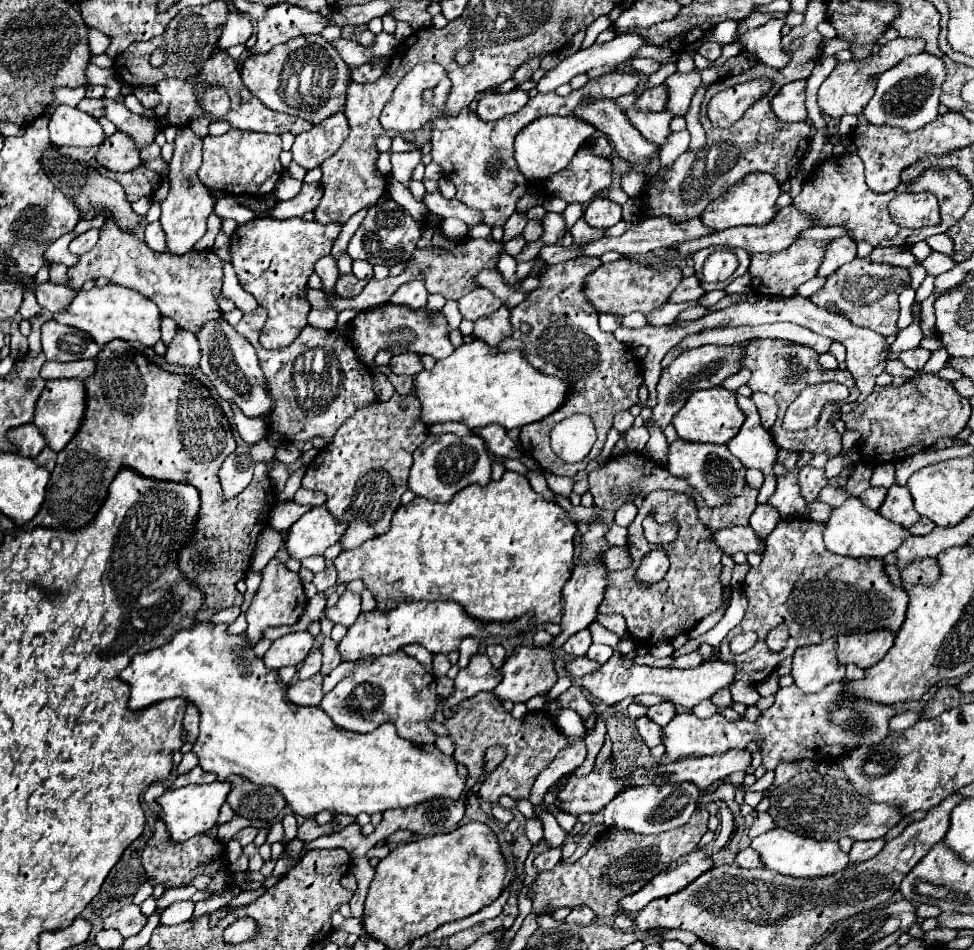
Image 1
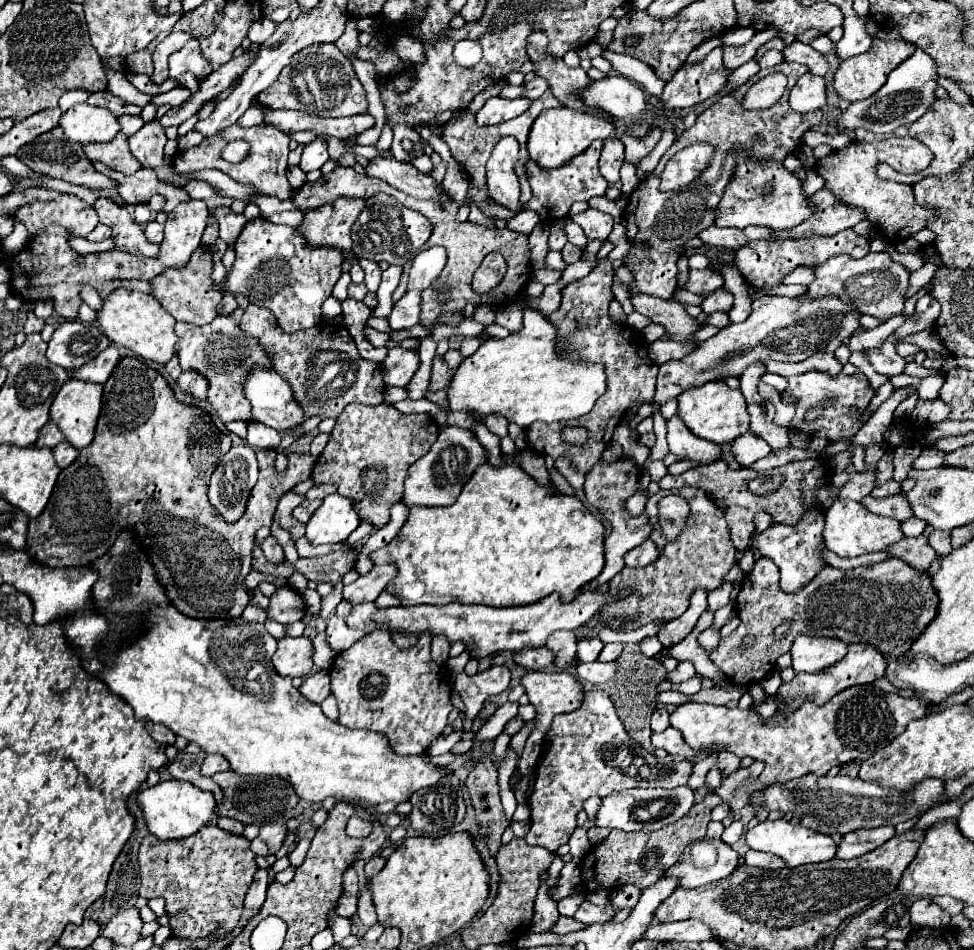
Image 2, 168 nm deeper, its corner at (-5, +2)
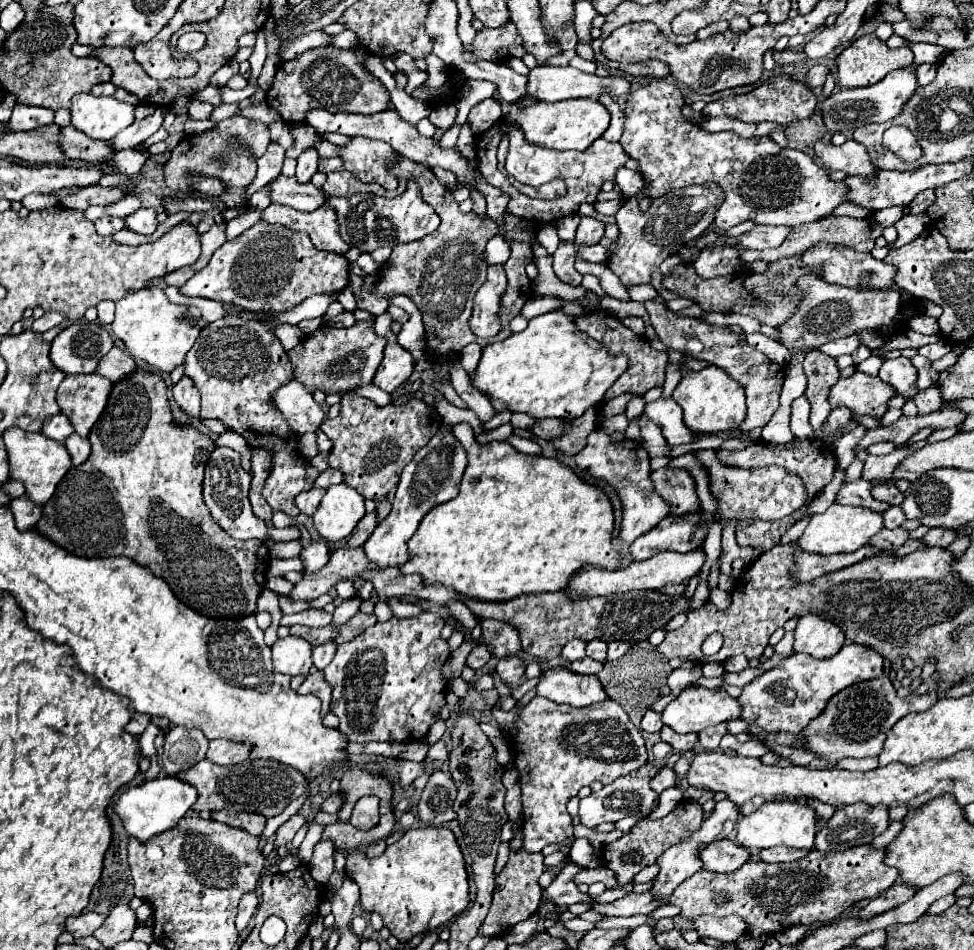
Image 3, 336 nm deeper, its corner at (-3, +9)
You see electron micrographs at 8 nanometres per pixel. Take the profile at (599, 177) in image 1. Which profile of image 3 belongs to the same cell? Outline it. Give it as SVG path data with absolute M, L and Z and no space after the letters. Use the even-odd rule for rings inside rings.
M514 128L514 130L510 130L510 152L506 158L508 174L514 176L518 182L530 184L530 186L542 186L546 182L562 178L566 182L566 194L556 196L552 200L532 200L532 198L520 196L520 198L510 200L508 210L512 214L518 214L522 218L530 218L530 220L540 222L540 224L556 223L558 218L562 218L562 216L576 214L578 206L582 202L594 202L602 184L606 180L614 180L618 166L626 164L626 160L628 160L628 154L624 152L624 148L618 142L606 142L604 138L598 138L584 152L556 152L556 150L548 150L548 148L530 144L524 138L524 132L520 128L518 130Z

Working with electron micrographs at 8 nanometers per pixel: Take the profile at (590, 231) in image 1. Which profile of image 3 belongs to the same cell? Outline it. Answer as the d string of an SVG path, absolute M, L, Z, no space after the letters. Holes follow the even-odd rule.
M560 242L558 250L554 252L554 274L572 286L580 286L582 274L574 270L576 260L576 244L574 242Z

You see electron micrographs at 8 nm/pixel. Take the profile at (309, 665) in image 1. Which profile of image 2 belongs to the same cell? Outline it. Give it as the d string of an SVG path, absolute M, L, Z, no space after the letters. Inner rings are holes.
M332 613L328 617L328 627L326 627L326 637L330 647L334 647L336 653L346 651L346 647L352 647L360 637L364 635L364 631L350 631L350 627L346 627L344 617Z

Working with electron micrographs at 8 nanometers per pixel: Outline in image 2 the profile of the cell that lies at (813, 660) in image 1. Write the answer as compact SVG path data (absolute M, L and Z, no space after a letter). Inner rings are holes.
M798 635L792 649L790 649L792 667L796 673L822 671L828 665L838 663L846 655L846 647L848 645L844 641L838 641L838 639Z

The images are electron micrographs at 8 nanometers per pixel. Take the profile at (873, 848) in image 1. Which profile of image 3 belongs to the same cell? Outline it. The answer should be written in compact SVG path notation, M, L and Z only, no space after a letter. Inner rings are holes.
M850 804L830 818L828 826L816 834L816 850L848 850L868 844L880 836L890 824L886 806Z

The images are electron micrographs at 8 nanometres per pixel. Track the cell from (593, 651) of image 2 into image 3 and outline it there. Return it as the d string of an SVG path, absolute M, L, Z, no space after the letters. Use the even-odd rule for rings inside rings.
M588 642L586 644L586 656L598 660L598 662L606 662L606 644L604 642Z

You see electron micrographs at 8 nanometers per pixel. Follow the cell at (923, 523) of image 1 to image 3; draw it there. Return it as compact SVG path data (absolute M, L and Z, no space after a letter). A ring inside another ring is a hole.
M892 506L892 508L886 510L882 516L884 516L884 526L886 526L886 528L896 528L896 526L902 526L902 524L906 522L904 512L900 510L900 506Z

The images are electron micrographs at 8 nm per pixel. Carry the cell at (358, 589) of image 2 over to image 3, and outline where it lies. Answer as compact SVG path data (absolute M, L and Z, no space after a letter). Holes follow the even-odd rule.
M442 424L440 430L432 436L432 440L422 450L418 450L412 462L404 468L392 502L392 512L384 522L380 522L380 526L372 532L372 536L362 546L366 558L372 564L376 564L376 568L402 566L408 560L408 548L406 548L408 538L416 532L420 520L430 508L458 496L458 486L464 468L466 468L466 450L448 430L448 424Z

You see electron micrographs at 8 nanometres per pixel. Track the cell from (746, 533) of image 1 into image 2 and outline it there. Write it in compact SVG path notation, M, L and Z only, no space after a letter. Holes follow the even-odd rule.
M812 509L802 517L802 523L788 527L788 525L770 525L764 533L756 533L754 539L750 539L750 545L754 545L764 557L772 559L780 569L780 589L784 593L796 593L798 589L806 587L828 563L822 555L822 525L824 525L824 513L820 509Z

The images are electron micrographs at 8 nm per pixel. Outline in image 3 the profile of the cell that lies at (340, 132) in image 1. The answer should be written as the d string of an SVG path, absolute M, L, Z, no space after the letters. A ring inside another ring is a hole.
M308 148L304 150L296 160L298 160L298 168L296 168L296 178L298 182L308 182L312 178L312 174L318 170L318 152L316 148Z

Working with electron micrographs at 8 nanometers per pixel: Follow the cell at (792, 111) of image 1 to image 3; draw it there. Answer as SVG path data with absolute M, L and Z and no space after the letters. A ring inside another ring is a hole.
M812 66L812 68L808 70L808 74L804 76L806 86L808 86L808 88L820 88L820 86L824 86L826 74L828 74L828 68L826 68L826 66Z

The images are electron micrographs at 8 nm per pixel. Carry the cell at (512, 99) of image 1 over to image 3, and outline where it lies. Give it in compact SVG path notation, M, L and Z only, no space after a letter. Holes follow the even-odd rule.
M486 98L480 104L476 104L470 114L468 120L472 124L474 134L482 134L484 130L488 130L492 124L496 124L502 118L502 104L496 98Z

